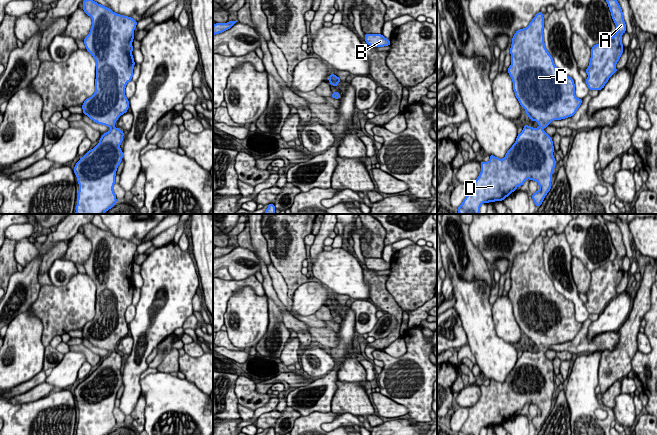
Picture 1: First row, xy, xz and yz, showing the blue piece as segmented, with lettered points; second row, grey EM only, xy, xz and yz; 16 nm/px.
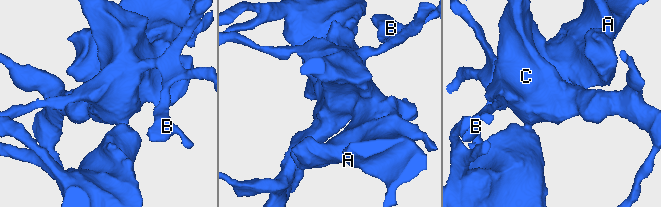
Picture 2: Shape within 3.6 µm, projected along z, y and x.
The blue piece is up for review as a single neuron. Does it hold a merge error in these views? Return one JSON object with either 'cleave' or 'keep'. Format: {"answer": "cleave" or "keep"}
{"answer": "keep"}

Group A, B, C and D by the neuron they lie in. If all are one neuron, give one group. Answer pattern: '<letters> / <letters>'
A B C D

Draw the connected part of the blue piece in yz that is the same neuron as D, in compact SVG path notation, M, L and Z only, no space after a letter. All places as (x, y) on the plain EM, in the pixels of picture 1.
M540 235L526 252L516 255L510 272L511 289L507 295L521 331L539 351L533 352L525 348L503 383L490 379L488 386L480 386L481 396L475 405L468 408L469 416L457 432L458 435L480 435L483 427L503 425L527 403L536 405L540 411L531 420L535 429L539 431L552 411L552 398L556 388L554 370L552 361L544 353L554 344L573 340L583 323L576 321L574 304L555 290L552 280L547 275L543 258L544 245L543 237Z

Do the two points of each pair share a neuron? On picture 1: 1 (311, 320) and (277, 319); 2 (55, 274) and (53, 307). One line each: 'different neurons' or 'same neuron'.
1: different neurons
2: different neurons

